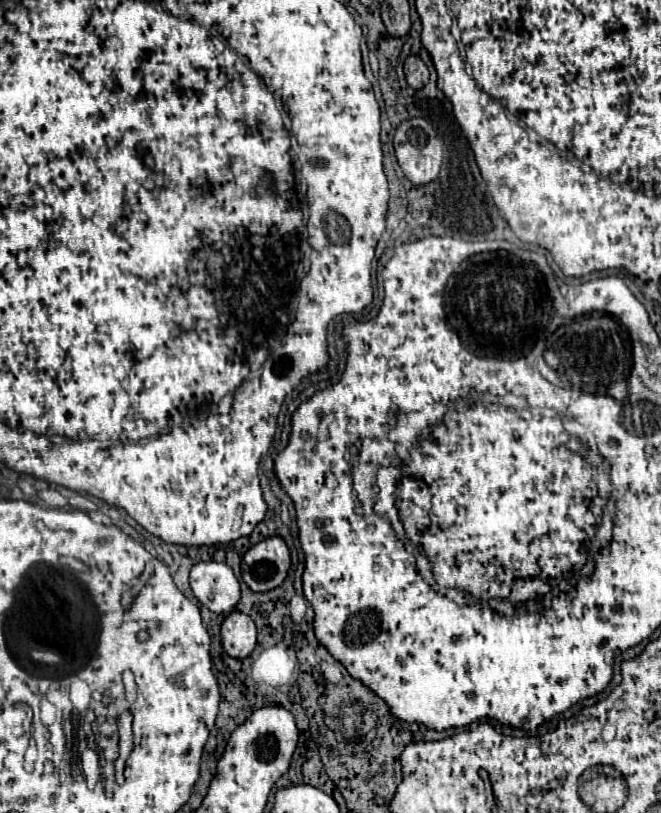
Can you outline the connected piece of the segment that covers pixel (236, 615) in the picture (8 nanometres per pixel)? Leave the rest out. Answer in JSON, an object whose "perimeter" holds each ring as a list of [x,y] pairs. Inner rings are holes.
{"perimeter":[[[233,610],[225,616],[221,624],[221,644],[229,656],[239,660],[247,658],[255,648],[255,638],[257,630],[247,614]]]}

